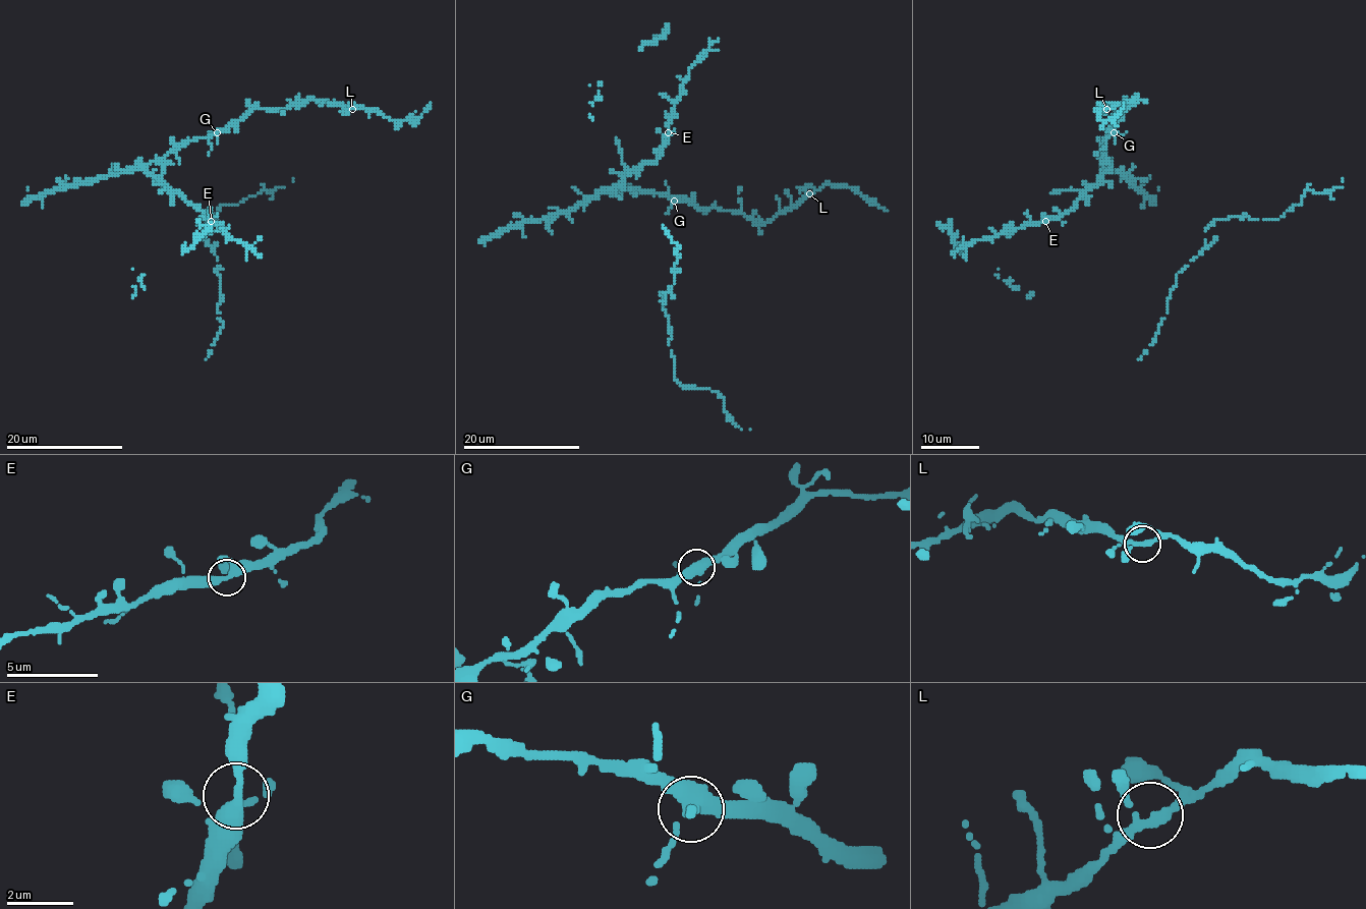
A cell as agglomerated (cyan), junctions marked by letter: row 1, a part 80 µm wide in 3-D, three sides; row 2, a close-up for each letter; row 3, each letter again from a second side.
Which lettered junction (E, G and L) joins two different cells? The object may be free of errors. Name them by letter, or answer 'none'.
none

